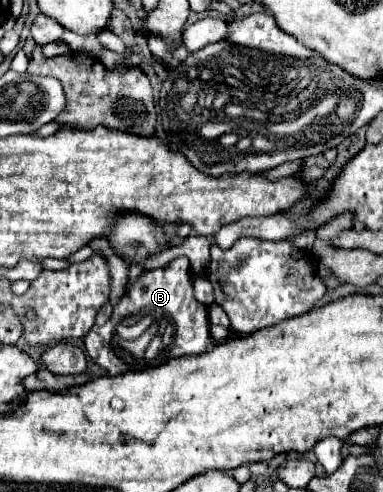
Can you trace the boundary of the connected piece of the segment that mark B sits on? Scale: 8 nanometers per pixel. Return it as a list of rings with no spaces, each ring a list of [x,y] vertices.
[[[185,256],[175,258],[163,268],[149,270],[141,274],[133,288],[121,298],[121,302],[113,308],[113,316],[107,324],[93,326],[83,338],[87,354],[105,368],[111,376],[119,376],[125,372],[133,372],[133,354],[121,354],[121,340],[137,340],[147,330],[147,326],[155,324],[157,320],[169,320],[169,332],[173,332],[173,342],[169,348],[169,358],[181,356],[197,356],[209,350],[211,332],[209,332],[209,310],[195,298],[193,292],[193,276],[189,268],[189,260]]]

